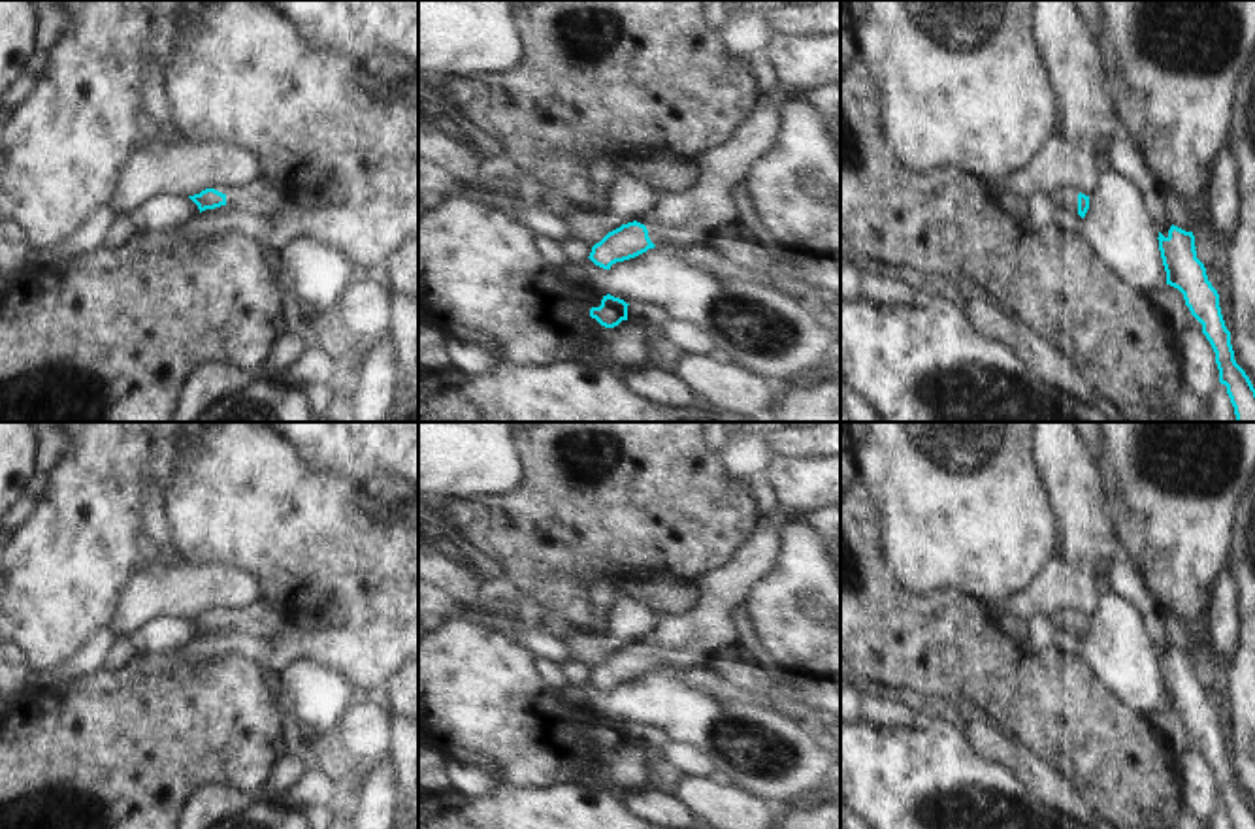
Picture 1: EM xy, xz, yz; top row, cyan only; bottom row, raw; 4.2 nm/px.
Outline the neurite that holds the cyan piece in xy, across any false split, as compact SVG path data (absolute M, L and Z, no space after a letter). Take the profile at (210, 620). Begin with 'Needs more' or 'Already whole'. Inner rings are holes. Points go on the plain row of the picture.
Needs more. M260 601L243 610L232 610L226 616L215 610L205 610L200 616L188 620L198 627L200 635L220 627L268 639L275 635L292 635L300 639L303 635L292 614L271 607L266 601Z

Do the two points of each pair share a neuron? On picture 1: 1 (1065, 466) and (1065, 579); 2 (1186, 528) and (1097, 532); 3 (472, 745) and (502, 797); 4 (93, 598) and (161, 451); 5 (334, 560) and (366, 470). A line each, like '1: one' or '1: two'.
1: two
2: two
3: two
4: one
5: two

